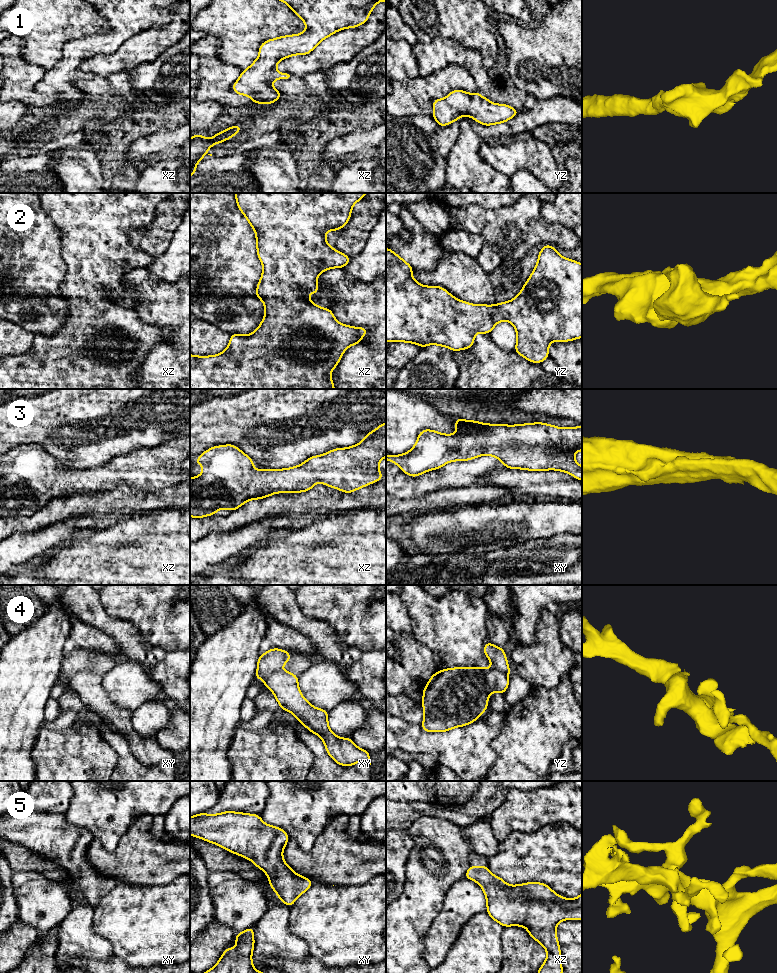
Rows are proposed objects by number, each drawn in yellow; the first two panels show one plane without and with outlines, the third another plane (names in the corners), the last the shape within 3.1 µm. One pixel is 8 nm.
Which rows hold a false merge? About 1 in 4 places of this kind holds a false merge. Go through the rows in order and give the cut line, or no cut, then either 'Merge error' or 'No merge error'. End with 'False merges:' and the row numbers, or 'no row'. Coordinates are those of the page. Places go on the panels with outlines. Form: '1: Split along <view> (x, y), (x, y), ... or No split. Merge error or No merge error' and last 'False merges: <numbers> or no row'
1: No split. No merge error
2: No split. No merge error
3: No split. No merge error
4: No split. No merge error
5: No split. No merge error
False merges: no row

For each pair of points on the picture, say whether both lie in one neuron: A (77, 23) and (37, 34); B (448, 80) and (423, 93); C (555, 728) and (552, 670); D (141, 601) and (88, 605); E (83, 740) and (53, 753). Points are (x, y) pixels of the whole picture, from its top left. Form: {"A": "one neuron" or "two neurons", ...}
{"A": "one neuron", "B": "one neuron", "C": "two neurons", "D": "two neurons", "E": "one neuron"}

